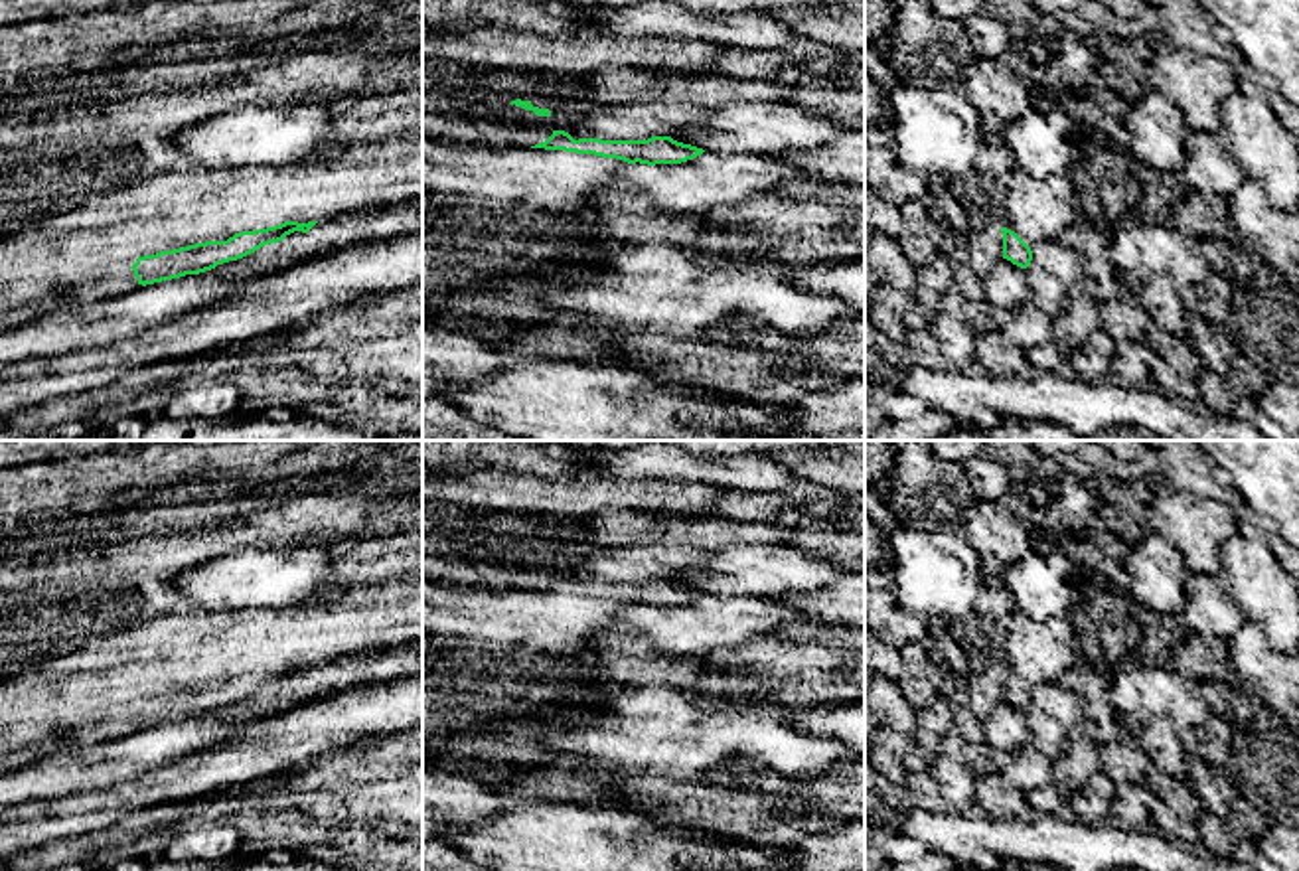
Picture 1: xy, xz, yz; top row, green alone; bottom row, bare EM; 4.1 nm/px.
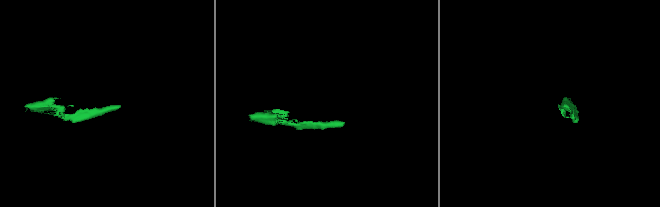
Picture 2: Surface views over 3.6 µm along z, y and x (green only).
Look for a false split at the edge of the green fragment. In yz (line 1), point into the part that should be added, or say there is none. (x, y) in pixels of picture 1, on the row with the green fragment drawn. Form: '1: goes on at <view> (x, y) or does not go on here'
1: does not go on here

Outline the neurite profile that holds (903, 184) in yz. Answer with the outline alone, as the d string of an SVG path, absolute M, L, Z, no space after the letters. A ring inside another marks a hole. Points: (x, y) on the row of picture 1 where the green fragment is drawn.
M873 122L869 126L865 138L865 170L875 194L896 207L910 199L928 199L926 176L896 160L890 124Z

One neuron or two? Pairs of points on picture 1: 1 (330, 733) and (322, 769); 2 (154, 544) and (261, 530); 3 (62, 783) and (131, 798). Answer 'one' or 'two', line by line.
1: two
2: one
3: two

